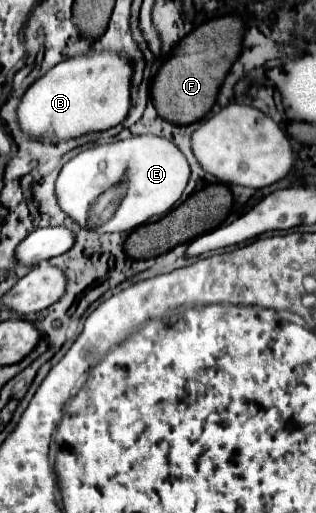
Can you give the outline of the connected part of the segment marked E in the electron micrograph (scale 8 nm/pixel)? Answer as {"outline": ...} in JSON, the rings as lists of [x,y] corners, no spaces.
{"outline":[[[133,135],[127,139],[119,139],[103,145],[85,145],[75,157],[71,157],[59,177],[57,177],[57,201],[61,209],[75,219],[81,227],[87,225],[89,205],[111,185],[127,179],[127,195],[117,207],[115,215],[97,227],[97,231],[113,233],[113,231],[133,231],[143,225],[151,217],[165,215],[183,195],[191,169],[185,155],[179,151],[175,143],[157,135]]]}

